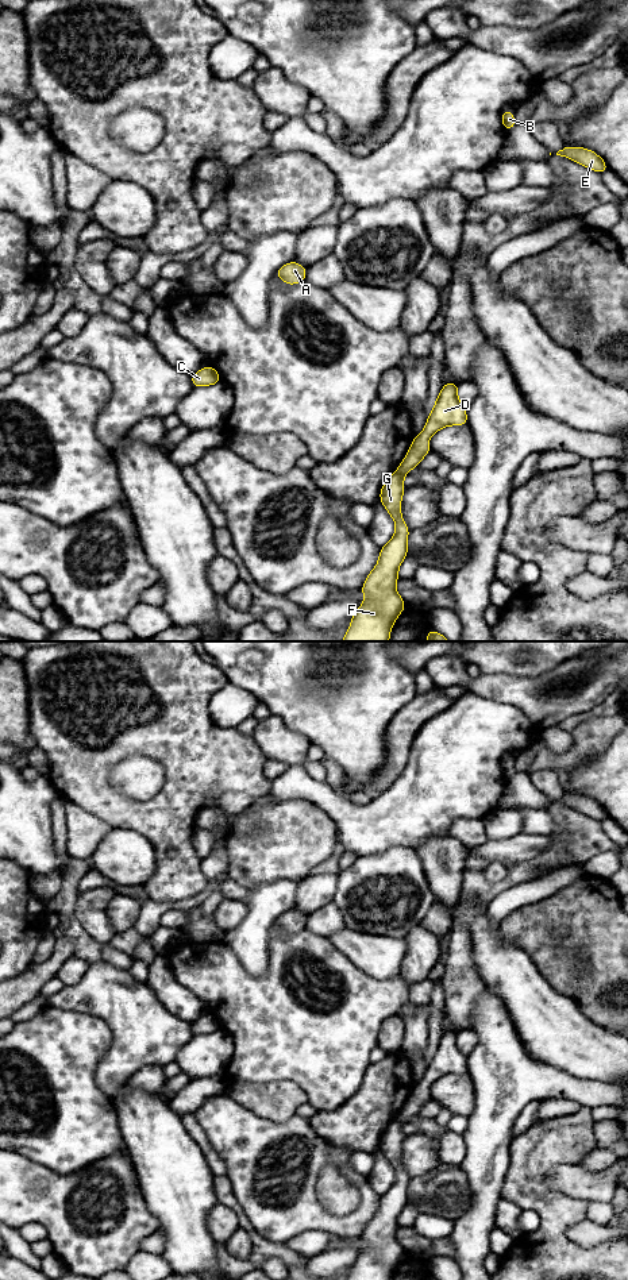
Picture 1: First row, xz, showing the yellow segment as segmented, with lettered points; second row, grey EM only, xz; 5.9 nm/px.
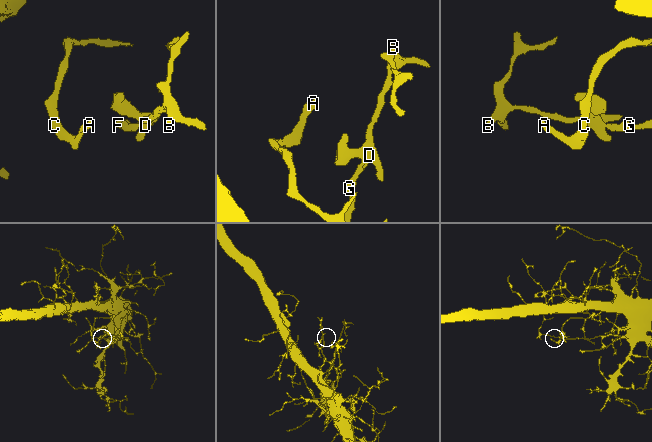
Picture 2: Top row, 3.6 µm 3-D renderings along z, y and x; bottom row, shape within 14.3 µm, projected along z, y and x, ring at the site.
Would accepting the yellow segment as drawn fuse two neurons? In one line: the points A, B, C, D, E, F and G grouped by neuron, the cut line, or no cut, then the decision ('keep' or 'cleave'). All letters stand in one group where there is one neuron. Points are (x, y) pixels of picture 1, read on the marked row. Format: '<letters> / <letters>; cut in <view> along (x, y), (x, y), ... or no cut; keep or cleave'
A B C D E F G; no cut; keep

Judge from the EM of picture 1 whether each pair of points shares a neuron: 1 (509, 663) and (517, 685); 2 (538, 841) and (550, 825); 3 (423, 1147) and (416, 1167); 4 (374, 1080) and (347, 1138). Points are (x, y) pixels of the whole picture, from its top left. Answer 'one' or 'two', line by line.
1: two
2: two
3: one
4: one

